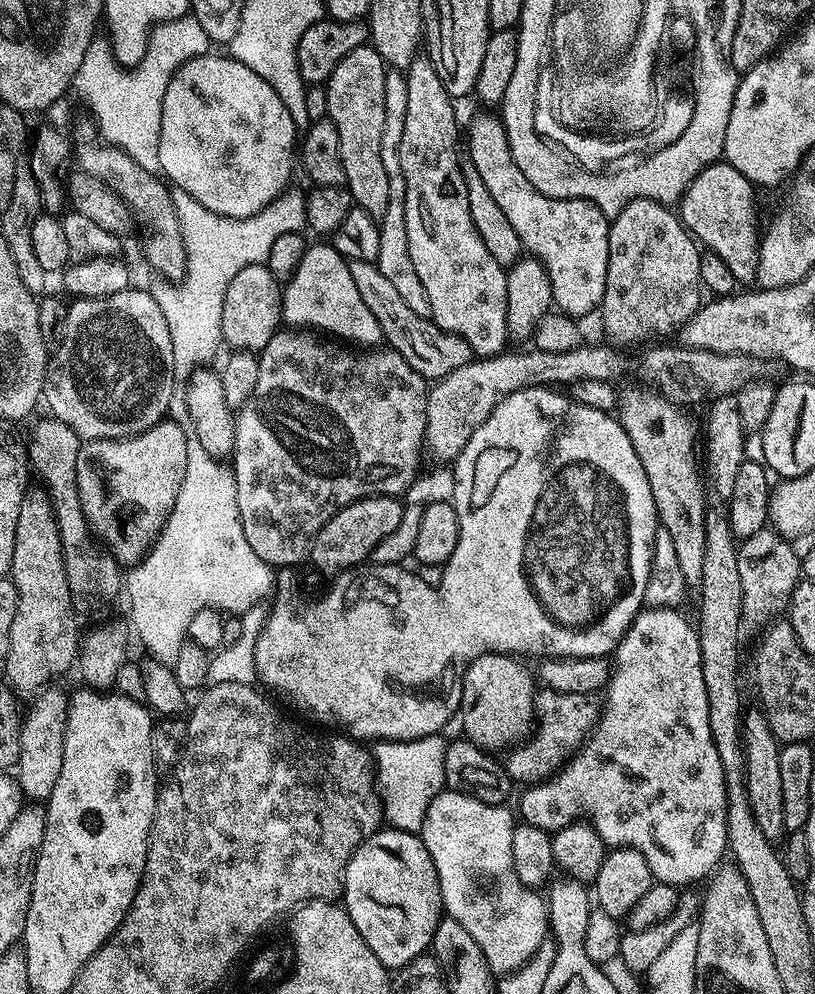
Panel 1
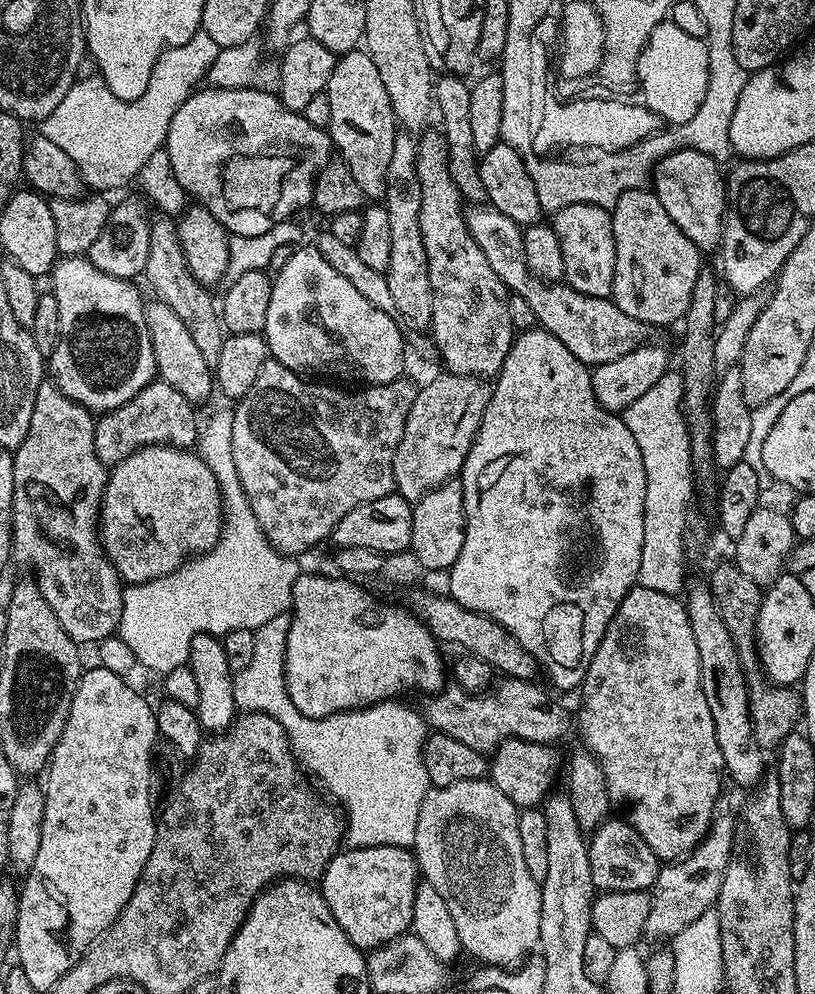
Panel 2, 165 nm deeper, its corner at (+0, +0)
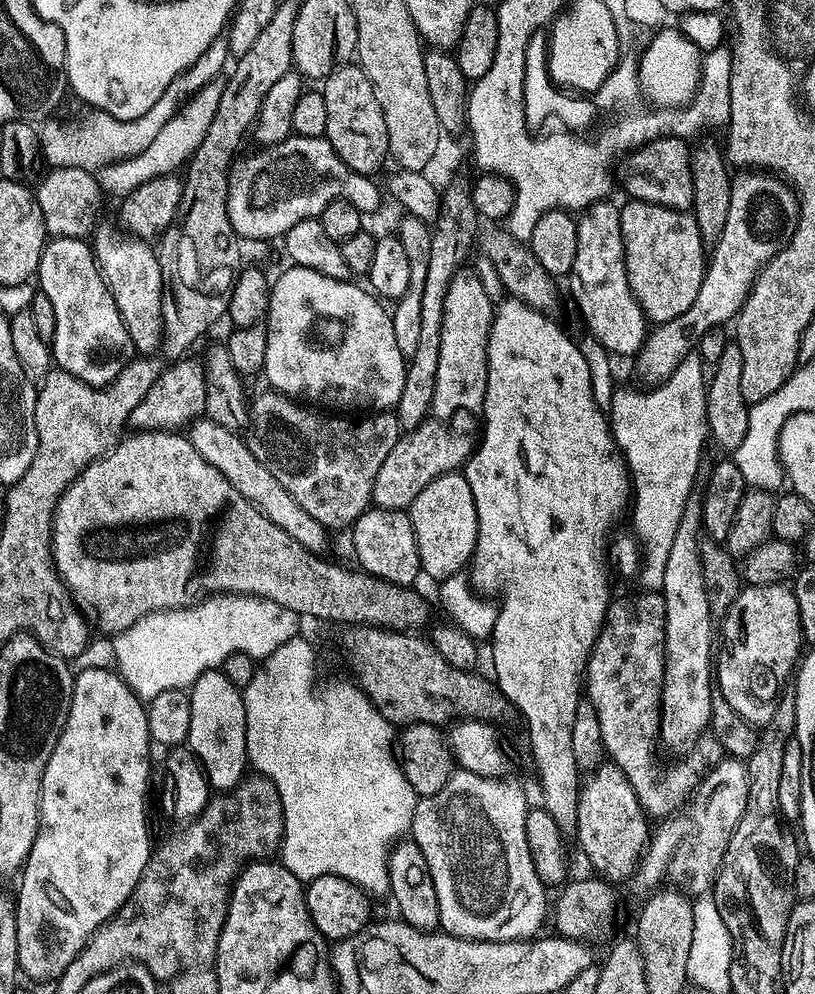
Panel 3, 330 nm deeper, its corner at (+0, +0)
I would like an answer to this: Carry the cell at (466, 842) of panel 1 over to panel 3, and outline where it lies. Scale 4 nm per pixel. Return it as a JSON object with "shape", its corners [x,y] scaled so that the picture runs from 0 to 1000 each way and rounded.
{"shape":[[[568,775],[556,776],[553,783],[531,801],[517,801],[512,804],[506,832],[504,844],[510,846],[518,855],[518,863],[523,863],[523,871],[528,871],[528,883],[533,883],[533,899],[537,899],[537,915],[540,916],[540,934],[551,942],[564,942],[569,946],[645,946],[659,941],[658,938],[667,930],[667,921],[675,918],[675,901],[670,898],[670,890],[660,883],[660,875],[655,875],[655,867],[650,863],[650,851],[645,847],[645,819],[650,806],[633,789],[622,789],[618,783],[588,781]]]}

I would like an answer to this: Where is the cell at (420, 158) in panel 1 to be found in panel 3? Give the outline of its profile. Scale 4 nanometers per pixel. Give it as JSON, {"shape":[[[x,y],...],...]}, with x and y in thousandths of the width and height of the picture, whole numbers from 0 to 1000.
{"shape":[[[574,268],[566,269],[551,282],[542,312],[542,352],[537,352],[537,380],[529,413],[531,420],[550,425],[558,414],[588,415],[593,411],[599,383],[599,341],[605,317],[606,302],[599,299],[598,288],[589,283],[587,275],[578,274]]]}

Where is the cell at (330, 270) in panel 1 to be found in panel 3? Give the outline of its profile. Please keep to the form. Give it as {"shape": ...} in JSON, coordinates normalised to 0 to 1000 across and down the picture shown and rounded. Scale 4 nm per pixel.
{"shape":[[[353,268],[353,271],[344,279],[333,283],[331,304],[329,305],[329,317],[326,319],[326,329],[329,339],[326,340],[326,364],[321,375],[323,381],[329,381],[335,391],[347,398],[357,398],[369,404],[383,404],[378,402],[394,402],[398,406],[404,406],[407,412],[427,412],[422,410],[447,410],[442,412],[481,412],[485,411],[488,400],[493,396],[493,388],[498,384],[498,360],[488,352],[488,344],[483,341],[483,328],[477,311],[474,309],[450,289],[440,290],[427,282],[411,282],[400,276],[390,276],[390,272],[379,270],[364,270]]]}

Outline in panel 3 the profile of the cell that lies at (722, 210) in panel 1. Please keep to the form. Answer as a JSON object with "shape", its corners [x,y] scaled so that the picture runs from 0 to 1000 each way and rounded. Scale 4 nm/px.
{"shape":[[[806,137],[805,141],[790,145],[780,152],[773,153],[760,162],[758,181],[778,201],[796,201],[800,205],[811,205],[818,209],[848,210],[852,199],[852,183],[848,181],[849,153],[844,149],[845,142],[837,137]]]}

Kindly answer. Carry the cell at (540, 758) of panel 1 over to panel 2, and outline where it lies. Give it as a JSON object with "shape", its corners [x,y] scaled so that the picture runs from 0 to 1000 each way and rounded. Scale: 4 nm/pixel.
{"shape":[[[618,682],[615,688],[591,696],[573,696],[563,690],[545,692],[529,701],[518,719],[526,733],[562,742],[577,755],[595,759],[607,757],[617,744],[649,744],[676,749],[697,732],[697,716],[687,708],[667,708],[667,696],[653,684]]]}

